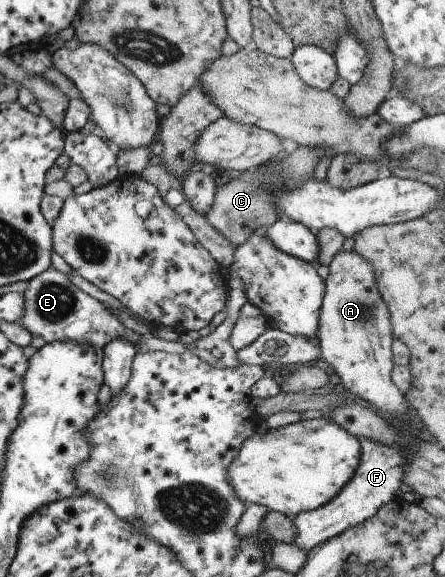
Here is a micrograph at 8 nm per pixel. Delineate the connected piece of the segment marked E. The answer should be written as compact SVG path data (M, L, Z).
M52 267L32 277L23 295L24 312L17 323L23 325L32 337L43 337L46 343L72 341L102 349L114 337L127 338L133 346L140 337L119 323L103 303L79 290L71 284L66 274Z

